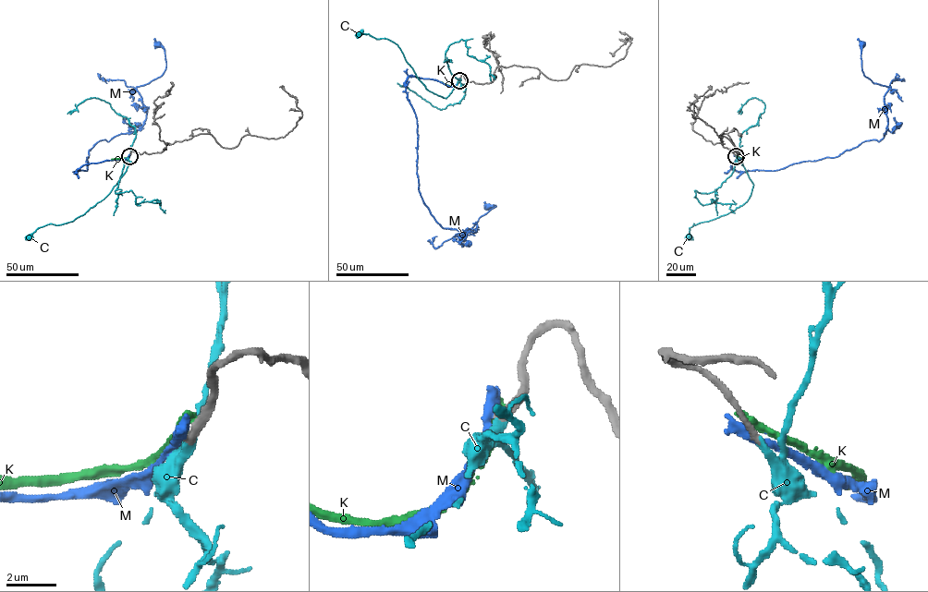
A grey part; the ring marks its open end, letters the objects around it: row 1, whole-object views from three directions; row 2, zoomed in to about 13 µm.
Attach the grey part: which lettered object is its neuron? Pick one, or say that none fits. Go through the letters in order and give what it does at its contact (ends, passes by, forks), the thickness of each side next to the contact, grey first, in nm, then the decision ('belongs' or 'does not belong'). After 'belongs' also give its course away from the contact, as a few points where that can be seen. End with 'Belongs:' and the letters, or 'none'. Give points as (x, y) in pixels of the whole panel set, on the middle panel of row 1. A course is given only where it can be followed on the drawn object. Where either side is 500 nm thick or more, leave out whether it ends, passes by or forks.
C: it ends; calibres 320 and 340 nm; belongs; course (459, 79), (445, 98), (434, 94), (418, 78), (396, 44), (386, 38), (377, 39), (360, 33)
K: it ends; calibres 400 and 400 nm; does not belong
M: it passes by; calibres 340 and 360 nm; does not belong
Belongs: C

